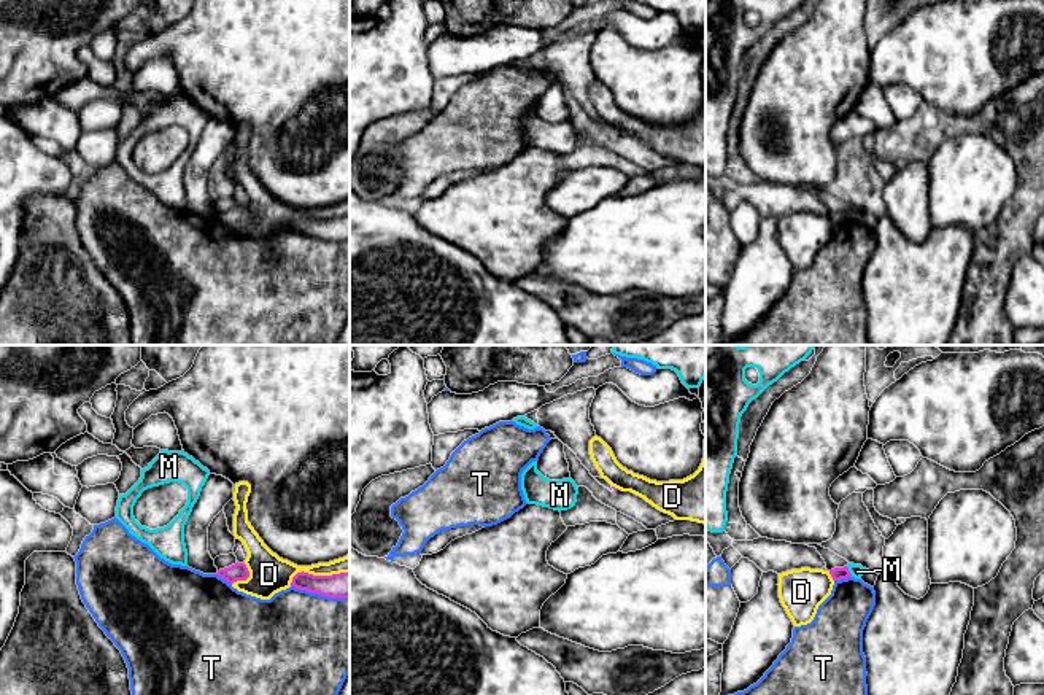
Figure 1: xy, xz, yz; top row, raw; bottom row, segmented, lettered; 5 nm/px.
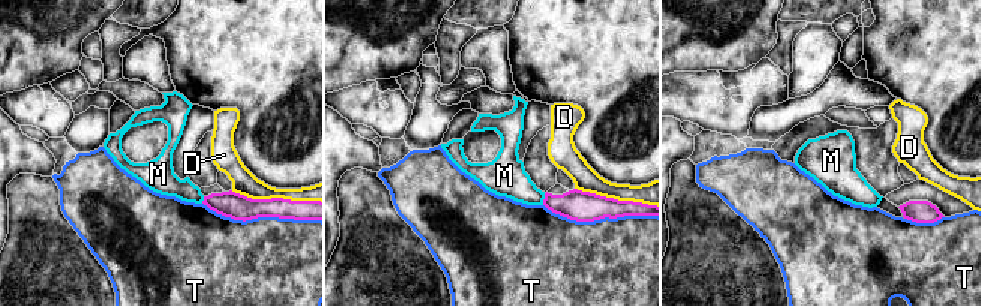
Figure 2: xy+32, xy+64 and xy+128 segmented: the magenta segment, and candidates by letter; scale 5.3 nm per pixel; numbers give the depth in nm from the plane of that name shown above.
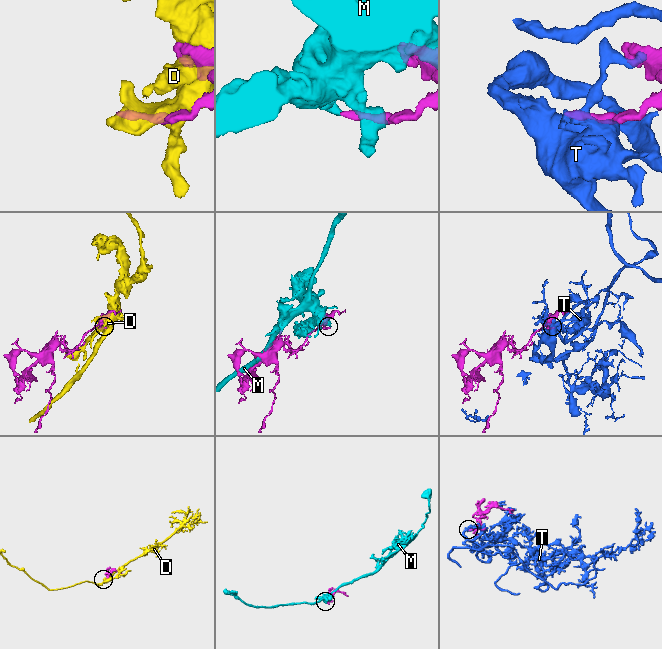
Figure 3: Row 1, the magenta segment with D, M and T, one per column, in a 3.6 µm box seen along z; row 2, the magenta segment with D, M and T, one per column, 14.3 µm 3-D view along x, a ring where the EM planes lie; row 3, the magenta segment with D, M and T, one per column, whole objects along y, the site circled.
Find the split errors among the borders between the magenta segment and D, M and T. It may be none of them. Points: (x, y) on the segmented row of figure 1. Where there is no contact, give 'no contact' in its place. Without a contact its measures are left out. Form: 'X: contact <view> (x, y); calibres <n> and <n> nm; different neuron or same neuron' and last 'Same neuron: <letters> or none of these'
D: contact xy (317, 576); calibres 130 and 200 nm; different neuron
M: contact yz (849, 571); calibres 60 and 70 nm; different neuron
T: contact xy (320, 594); calibres 130 and 500 nm; different neuron
Same neuron: none of these

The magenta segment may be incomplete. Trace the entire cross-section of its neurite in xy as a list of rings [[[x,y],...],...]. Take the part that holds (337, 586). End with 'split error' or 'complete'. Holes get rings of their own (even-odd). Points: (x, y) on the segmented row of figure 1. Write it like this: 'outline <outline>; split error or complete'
outline [[[302,571],[292,577],[291,587],[329,598],[350,598],[350,573],[313,576]]]; complete

